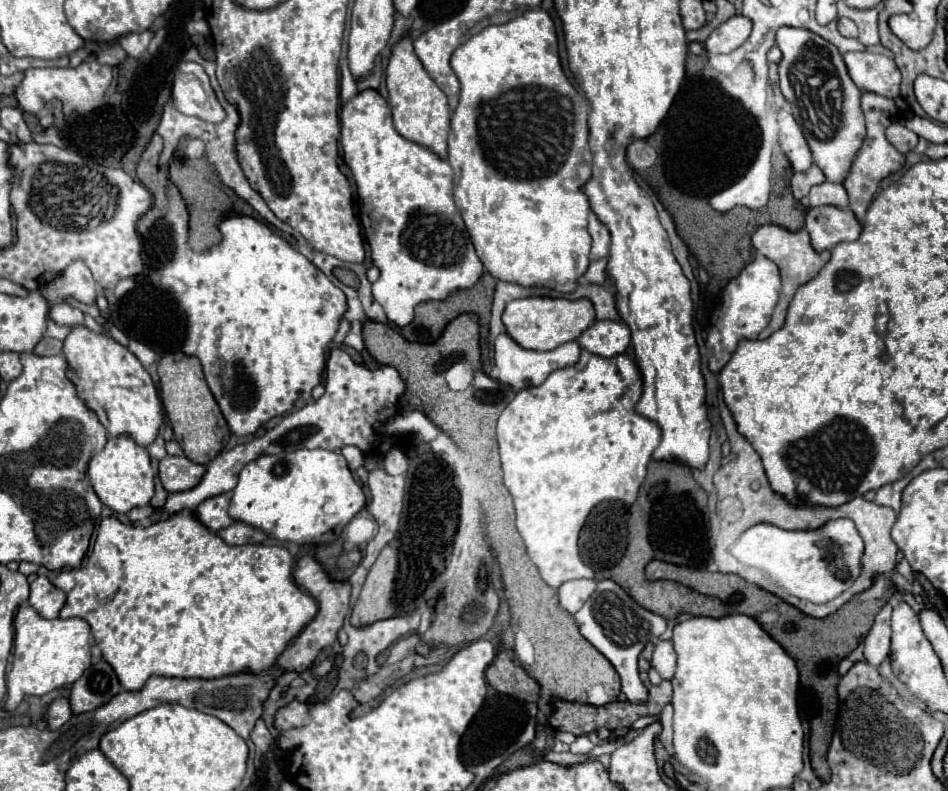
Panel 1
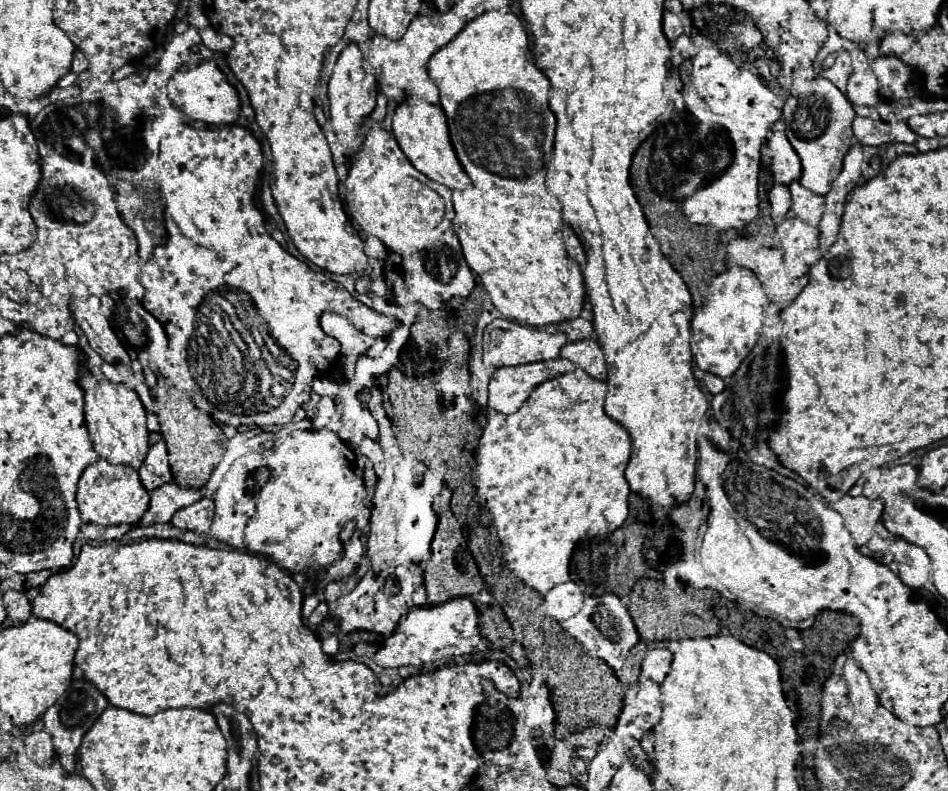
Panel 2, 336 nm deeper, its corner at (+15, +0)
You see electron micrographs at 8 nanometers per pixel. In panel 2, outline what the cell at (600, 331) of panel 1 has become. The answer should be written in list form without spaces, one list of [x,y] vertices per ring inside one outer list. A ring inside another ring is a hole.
[[[584,338],[578,342],[566,342],[560,352],[562,358],[572,360],[578,368],[588,372],[598,380],[606,380],[606,358],[594,338]]]

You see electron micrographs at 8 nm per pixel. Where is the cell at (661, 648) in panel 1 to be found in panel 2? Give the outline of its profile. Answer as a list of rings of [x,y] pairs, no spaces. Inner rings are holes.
[[[650,648],[644,662],[642,662],[642,674],[662,682],[662,678],[668,674],[672,664],[672,652],[668,648]]]

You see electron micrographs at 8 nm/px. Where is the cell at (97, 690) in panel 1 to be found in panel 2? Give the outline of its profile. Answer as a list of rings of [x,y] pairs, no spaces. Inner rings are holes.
[[[86,678],[82,680],[74,680],[66,690],[64,696],[60,696],[60,700],[56,700],[54,706],[50,706],[44,714],[44,722],[46,722],[46,730],[52,734],[58,754],[60,754],[60,764],[64,766],[64,770],[72,772],[74,764],[76,764],[76,754],[78,748],[82,744],[84,734],[88,732],[88,728],[96,722],[96,718],[100,716],[100,712],[104,712],[104,708],[108,706],[108,698]]]

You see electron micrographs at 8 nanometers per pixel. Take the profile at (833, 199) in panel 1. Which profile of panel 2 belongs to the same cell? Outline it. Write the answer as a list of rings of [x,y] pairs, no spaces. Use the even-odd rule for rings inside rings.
[[[792,182],[790,192],[792,192],[792,212],[800,220],[804,220],[812,226],[818,226],[818,222],[824,214],[824,204],[826,204],[824,196],[818,196],[818,194],[810,192],[800,182]]]

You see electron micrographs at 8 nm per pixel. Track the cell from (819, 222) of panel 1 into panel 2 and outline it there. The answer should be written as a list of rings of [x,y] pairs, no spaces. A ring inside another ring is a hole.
[[[796,216],[784,218],[778,226],[778,238],[782,242],[784,266],[790,276],[798,278],[808,274],[808,270],[820,258],[820,232],[818,228],[804,224]]]

